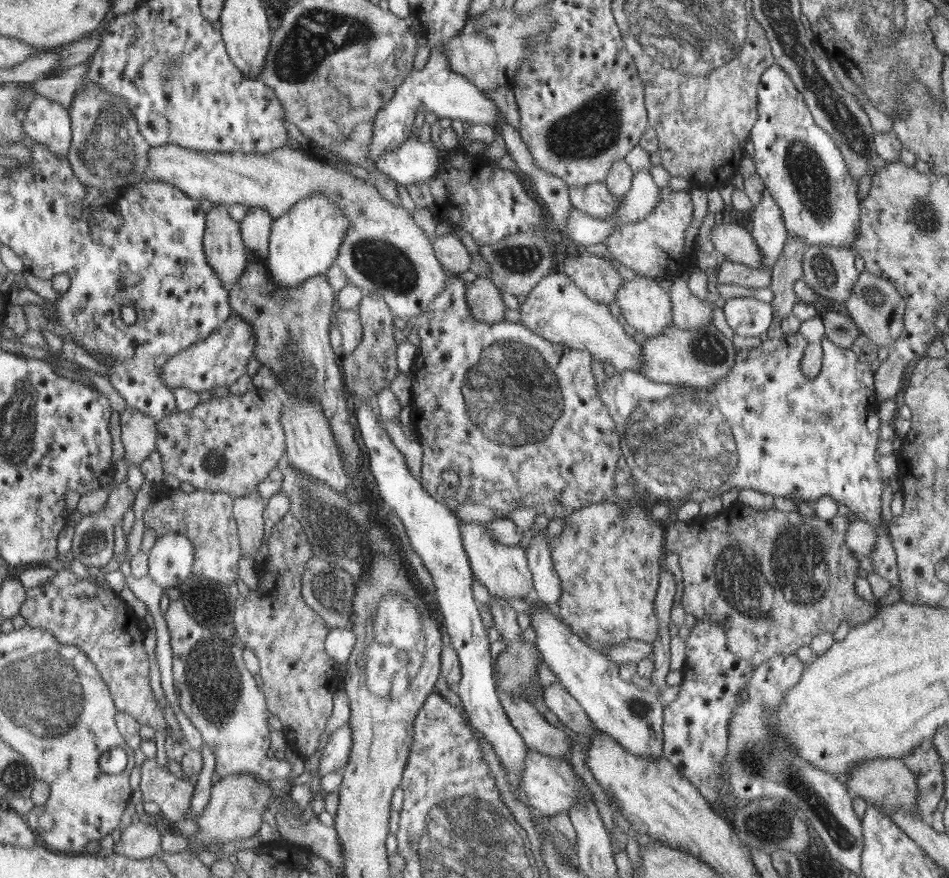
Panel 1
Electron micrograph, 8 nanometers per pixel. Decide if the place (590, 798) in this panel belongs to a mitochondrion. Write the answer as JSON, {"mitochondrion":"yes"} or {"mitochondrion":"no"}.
{"mitochondrion":"no"}

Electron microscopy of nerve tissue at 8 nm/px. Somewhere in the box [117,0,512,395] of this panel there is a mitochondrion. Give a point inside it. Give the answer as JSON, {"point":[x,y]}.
{"point":[318,33]}

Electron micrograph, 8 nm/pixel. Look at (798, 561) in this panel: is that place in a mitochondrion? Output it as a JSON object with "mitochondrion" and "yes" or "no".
{"mitochondrion":"yes"}

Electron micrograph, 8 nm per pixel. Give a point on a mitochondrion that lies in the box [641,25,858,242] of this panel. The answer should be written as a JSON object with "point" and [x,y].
{"point":[804,166]}

